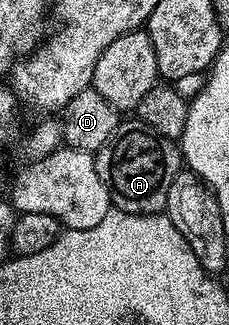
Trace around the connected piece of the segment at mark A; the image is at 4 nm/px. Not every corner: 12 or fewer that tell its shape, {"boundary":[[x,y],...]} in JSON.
{"boundary":[[123,119],[94,158],[118,212],[163,213],[181,149]]}

